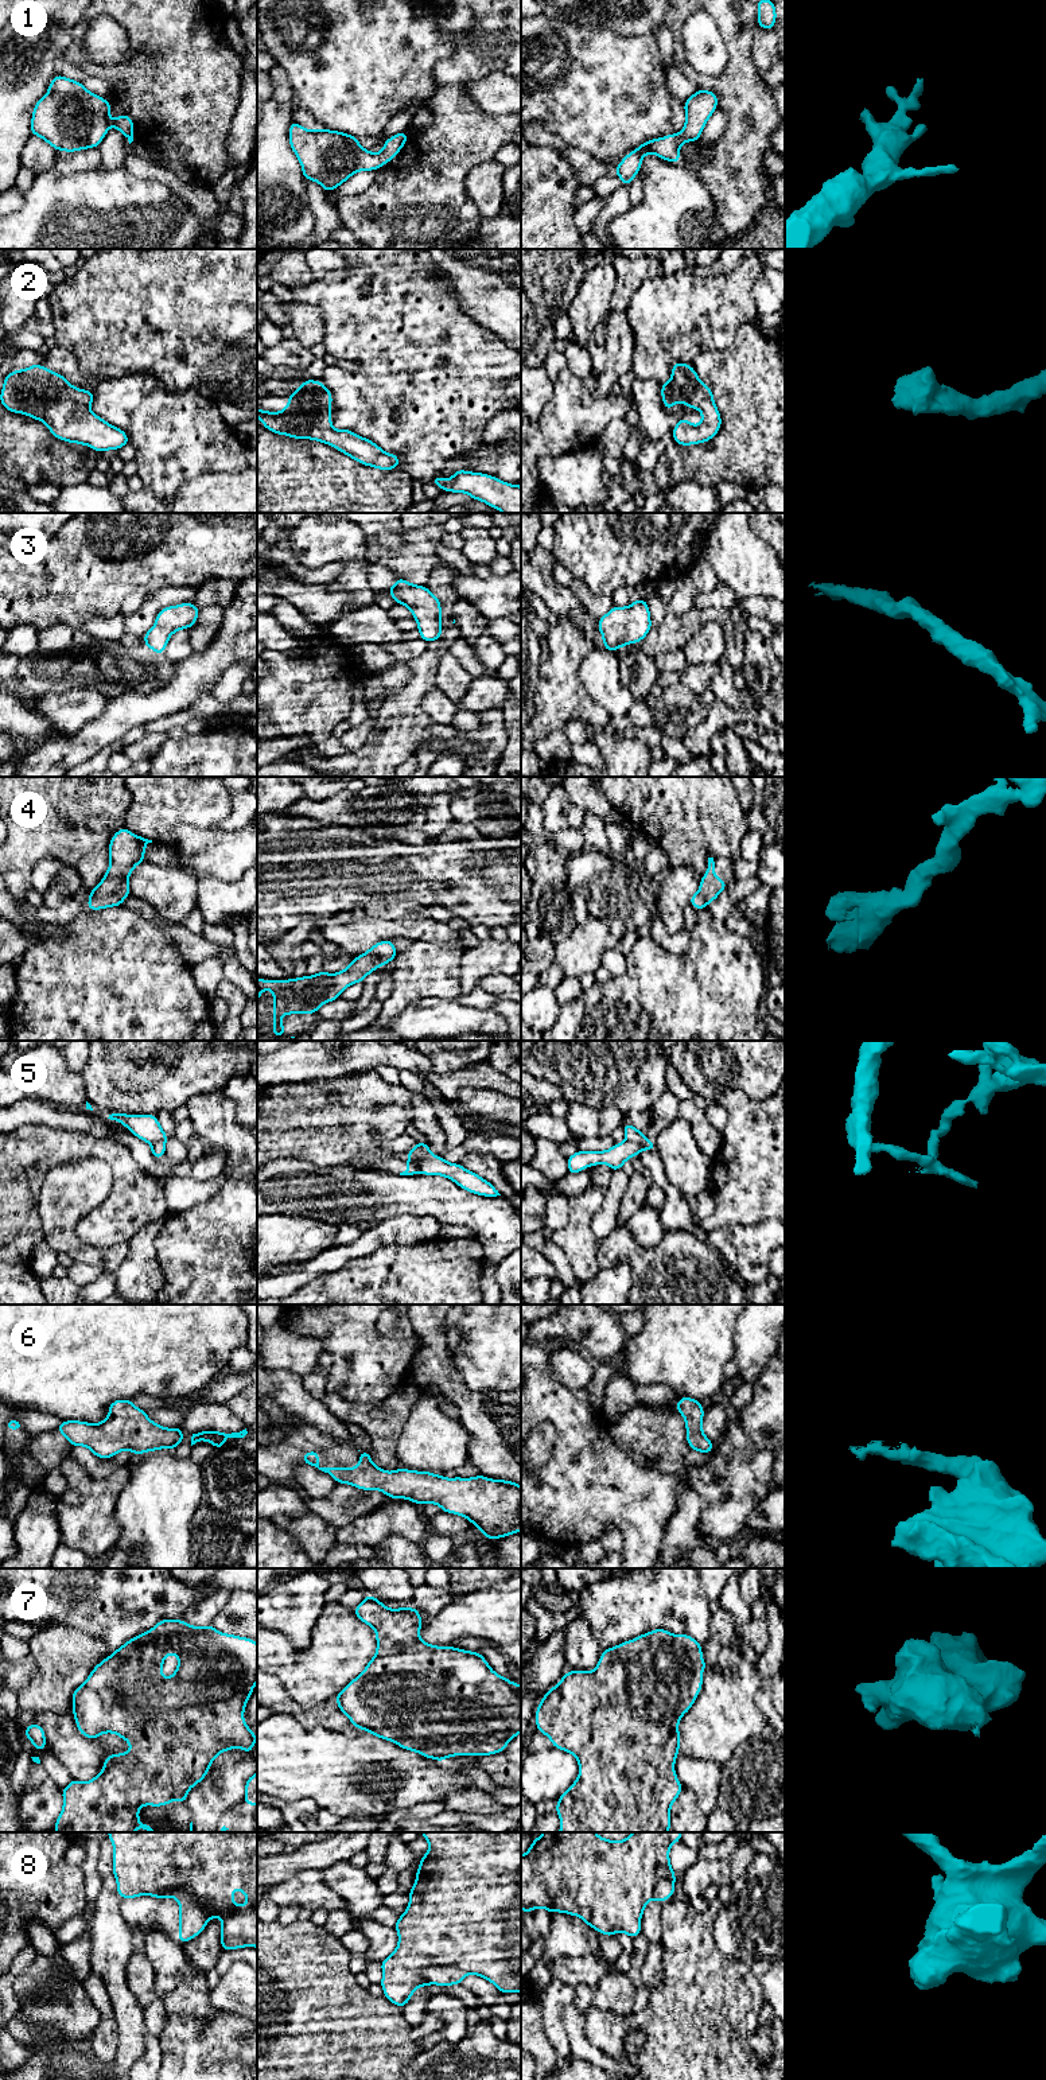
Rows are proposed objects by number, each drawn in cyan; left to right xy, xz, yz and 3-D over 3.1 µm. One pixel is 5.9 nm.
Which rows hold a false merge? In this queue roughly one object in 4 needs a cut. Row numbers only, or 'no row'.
5, 8

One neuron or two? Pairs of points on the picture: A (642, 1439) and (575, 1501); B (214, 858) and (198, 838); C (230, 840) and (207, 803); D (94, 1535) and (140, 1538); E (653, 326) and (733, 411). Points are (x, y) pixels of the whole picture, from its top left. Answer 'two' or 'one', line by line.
A: two
B: one
C: two
D: two
E: two

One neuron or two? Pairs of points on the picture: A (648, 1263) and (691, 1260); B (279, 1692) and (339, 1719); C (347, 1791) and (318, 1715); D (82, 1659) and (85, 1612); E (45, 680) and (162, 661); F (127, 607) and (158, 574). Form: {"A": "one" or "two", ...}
{"A": "one", "B": "one", "C": "two", "D": "two", "E": "one", "F": "two"}

